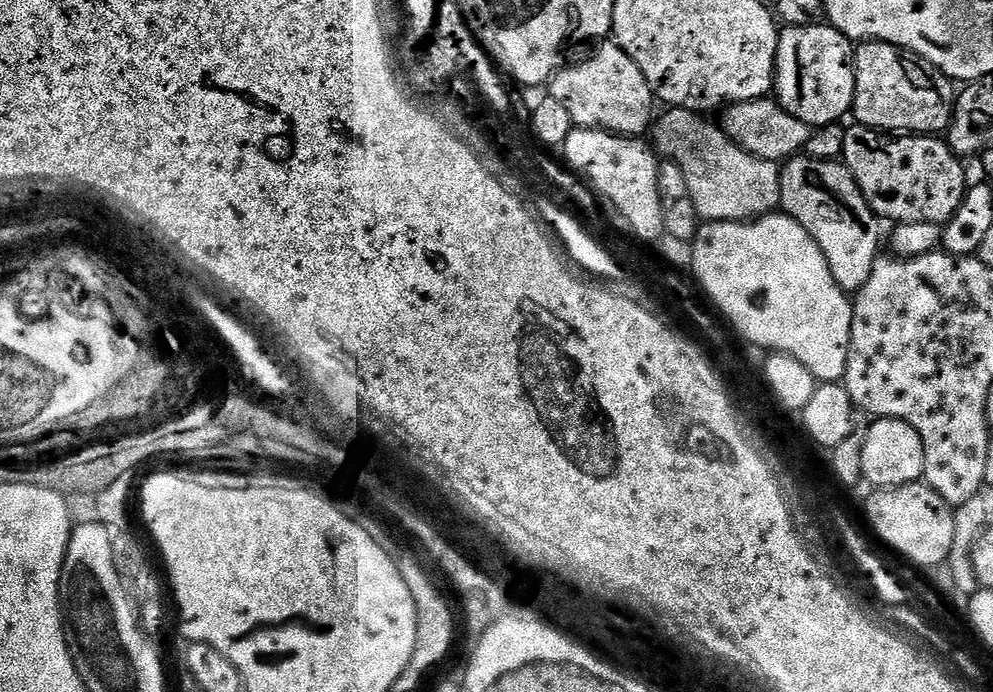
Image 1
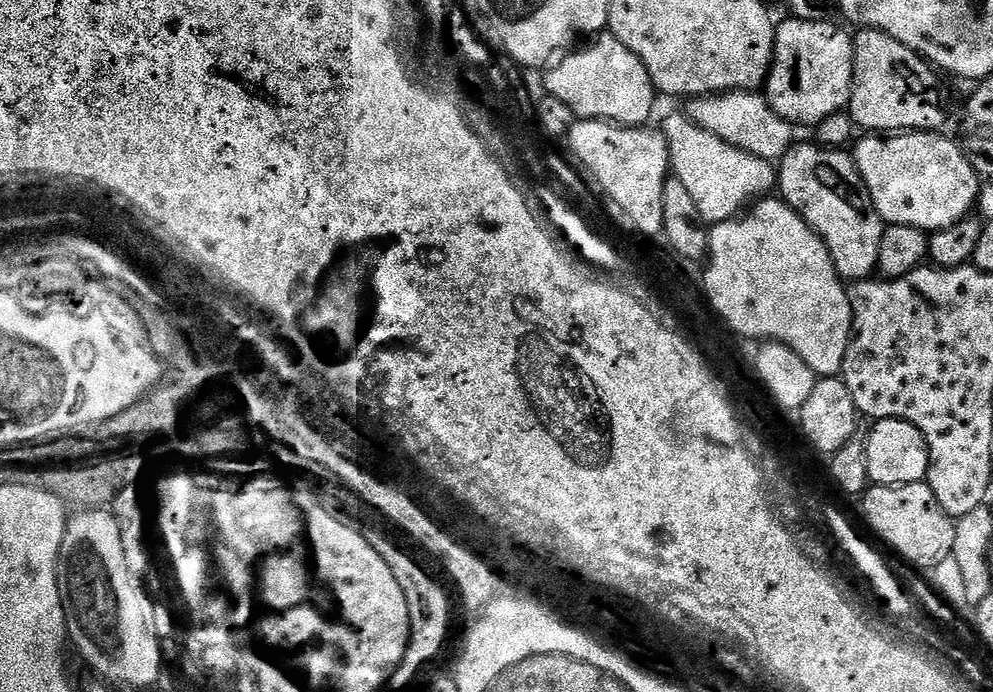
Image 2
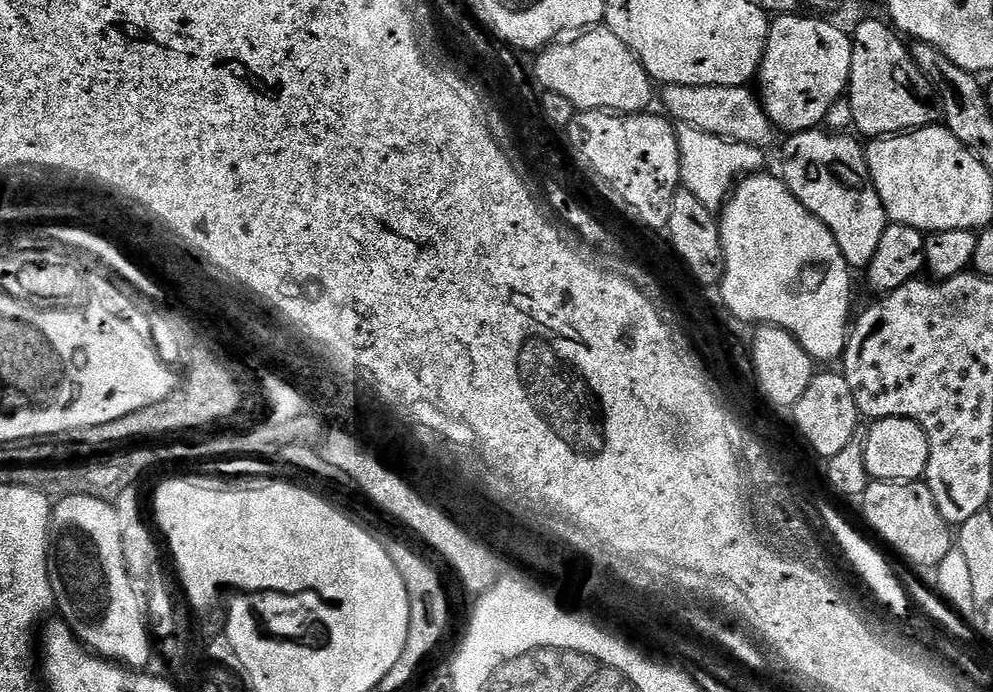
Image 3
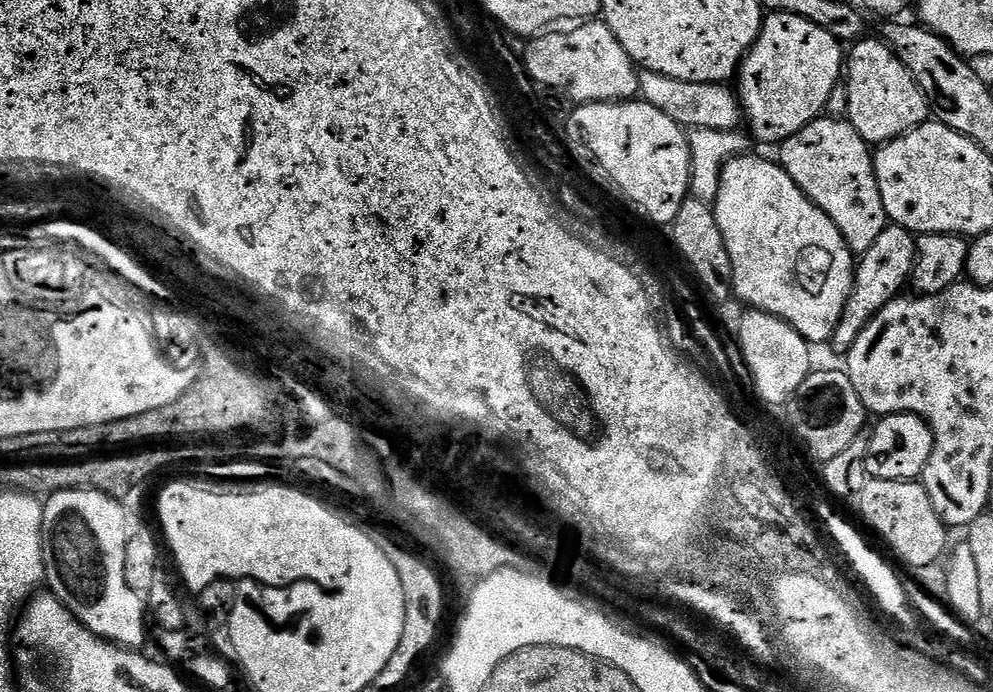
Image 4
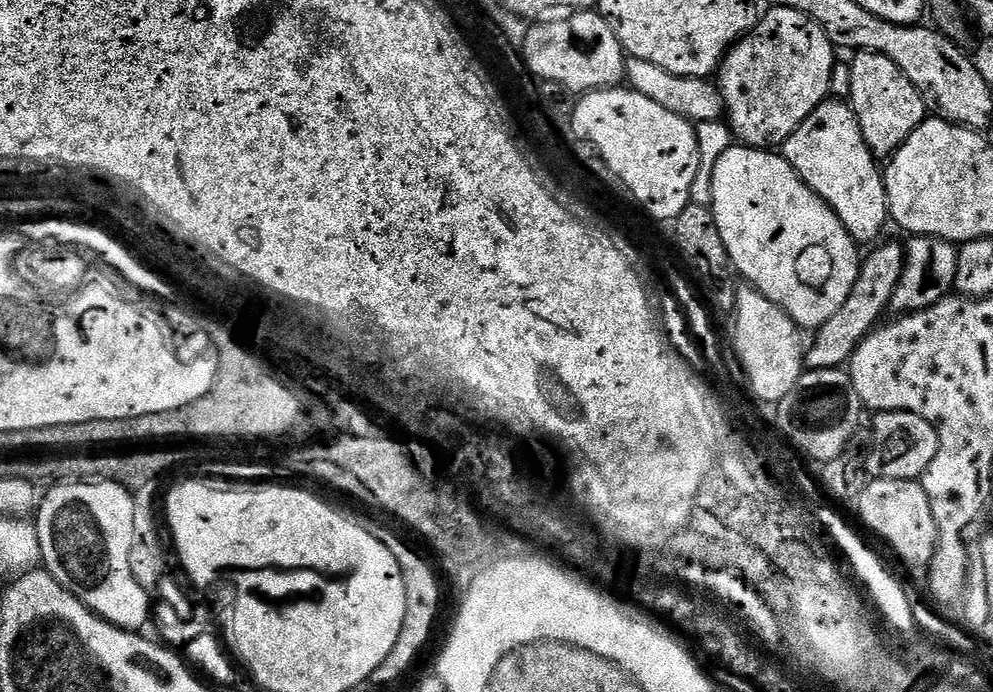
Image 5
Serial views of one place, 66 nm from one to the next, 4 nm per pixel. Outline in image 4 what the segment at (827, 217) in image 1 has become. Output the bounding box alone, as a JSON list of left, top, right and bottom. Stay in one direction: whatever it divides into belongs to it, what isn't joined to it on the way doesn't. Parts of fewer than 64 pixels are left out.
[778,114,890,254]

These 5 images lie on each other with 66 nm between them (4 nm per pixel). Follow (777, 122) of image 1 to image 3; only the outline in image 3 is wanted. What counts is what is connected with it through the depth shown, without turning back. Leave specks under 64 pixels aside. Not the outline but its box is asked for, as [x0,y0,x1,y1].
[663,84,778,149]

